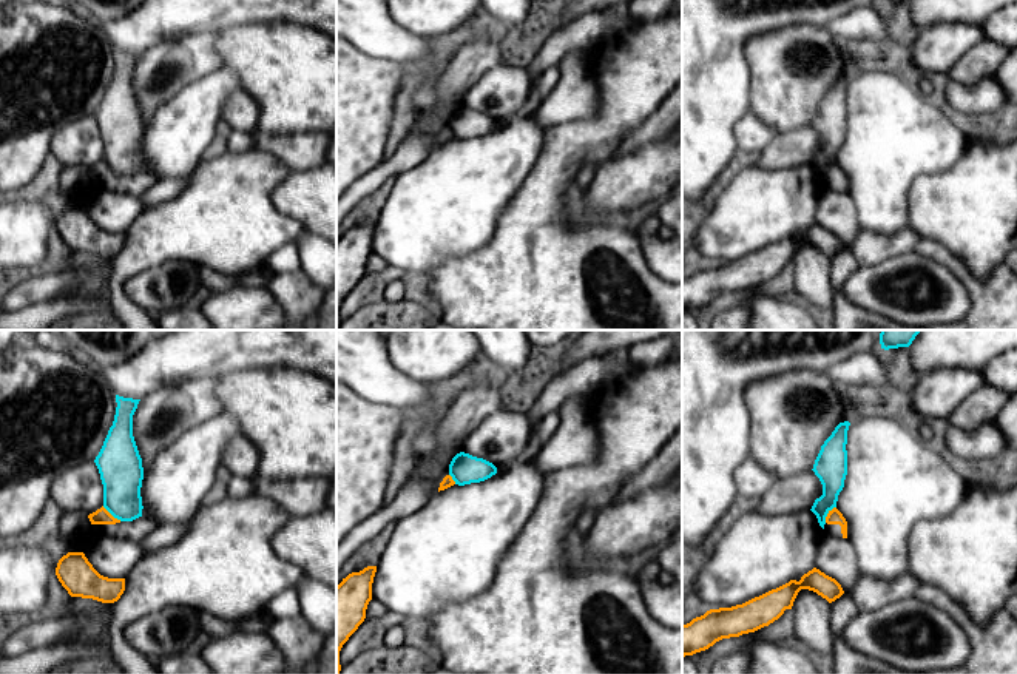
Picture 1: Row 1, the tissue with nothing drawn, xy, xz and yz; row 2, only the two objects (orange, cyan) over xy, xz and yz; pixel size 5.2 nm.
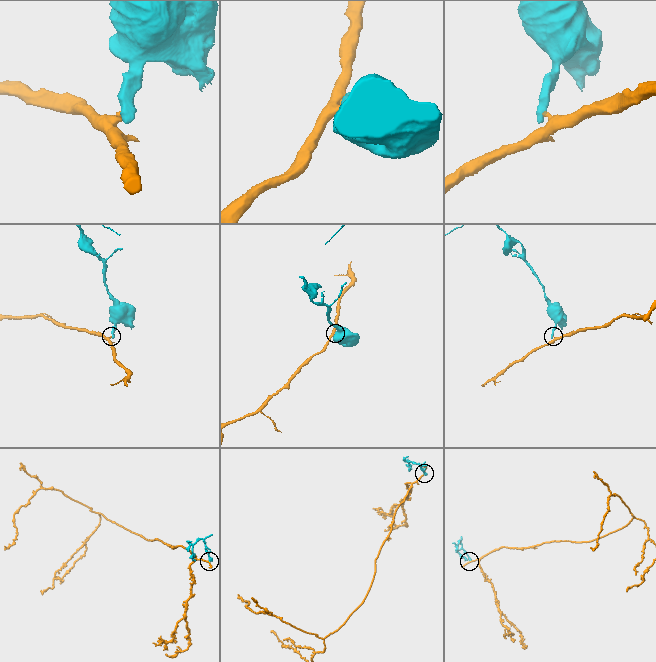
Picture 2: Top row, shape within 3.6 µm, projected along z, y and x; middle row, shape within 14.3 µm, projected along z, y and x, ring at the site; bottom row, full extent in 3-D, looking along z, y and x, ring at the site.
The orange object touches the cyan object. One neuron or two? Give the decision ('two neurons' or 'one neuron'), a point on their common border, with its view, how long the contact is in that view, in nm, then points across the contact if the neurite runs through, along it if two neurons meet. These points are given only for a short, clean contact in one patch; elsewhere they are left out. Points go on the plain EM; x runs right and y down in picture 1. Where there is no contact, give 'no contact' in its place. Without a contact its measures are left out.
two neurons; contact yz (827, 168); length 110 nm; border yz (835, 161), (824, 176)

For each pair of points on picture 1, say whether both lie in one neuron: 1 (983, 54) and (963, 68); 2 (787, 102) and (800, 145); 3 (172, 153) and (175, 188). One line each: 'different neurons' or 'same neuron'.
1: same neuron
2: different neurons
3: different neurons

